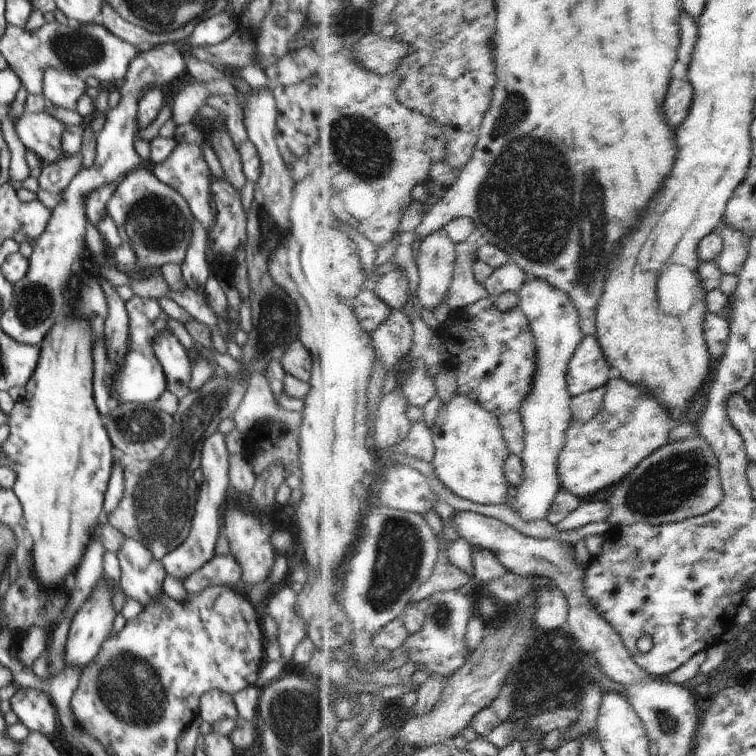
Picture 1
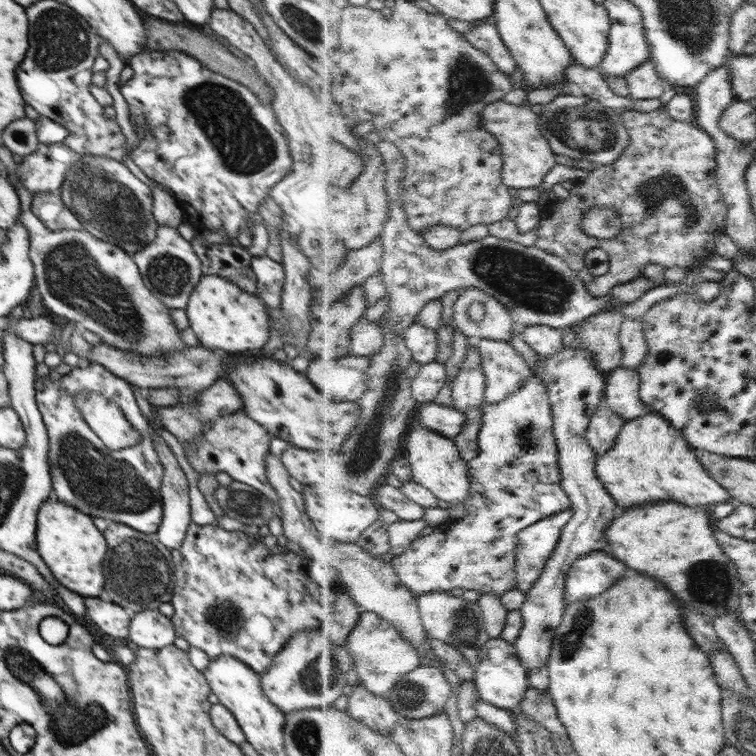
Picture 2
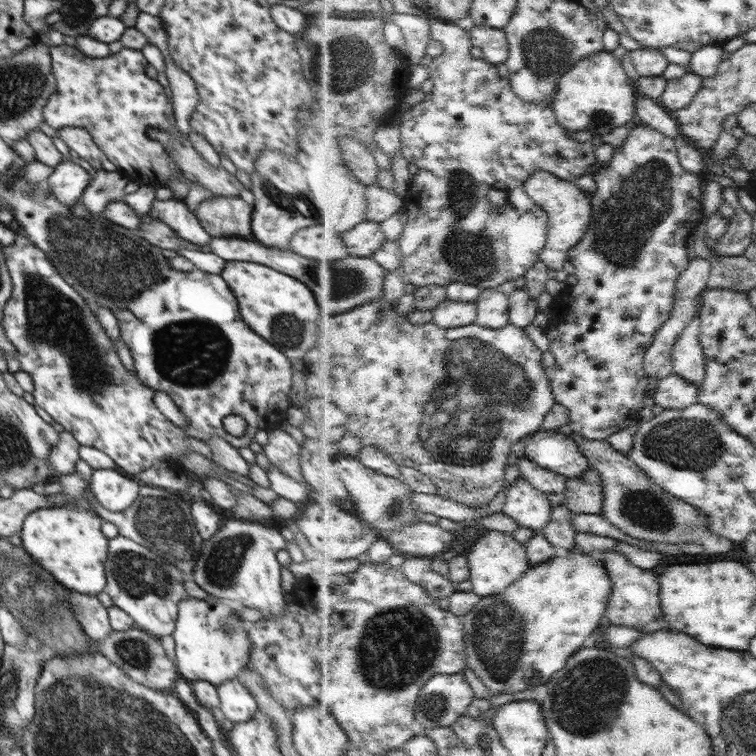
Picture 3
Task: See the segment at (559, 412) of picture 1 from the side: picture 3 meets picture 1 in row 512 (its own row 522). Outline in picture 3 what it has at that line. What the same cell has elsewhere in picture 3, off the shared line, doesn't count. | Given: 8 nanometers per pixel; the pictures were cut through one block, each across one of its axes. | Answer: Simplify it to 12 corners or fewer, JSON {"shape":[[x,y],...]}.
{"shape":[[524,476],[509,490],[504,513],[544,531],[554,516],[548,494]]}

